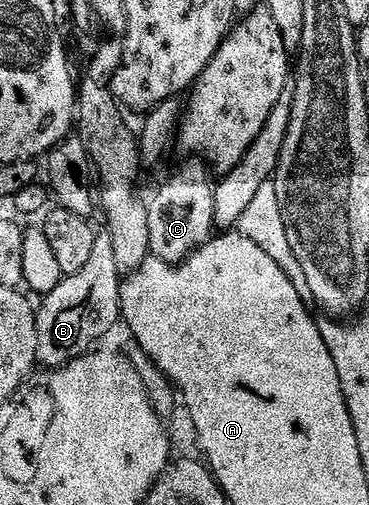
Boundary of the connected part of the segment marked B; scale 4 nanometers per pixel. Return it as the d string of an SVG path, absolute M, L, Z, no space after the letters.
M103 230L93 242L93 254L89 263L77 274L64 276L63 281L48 296L42 297L38 305L35 325L37 326L36 361L44 369L61 368L79 356L85 356L96 347L102 336L107 336L121 320L119 310L119 285L121 277L117 270L113 238Z

